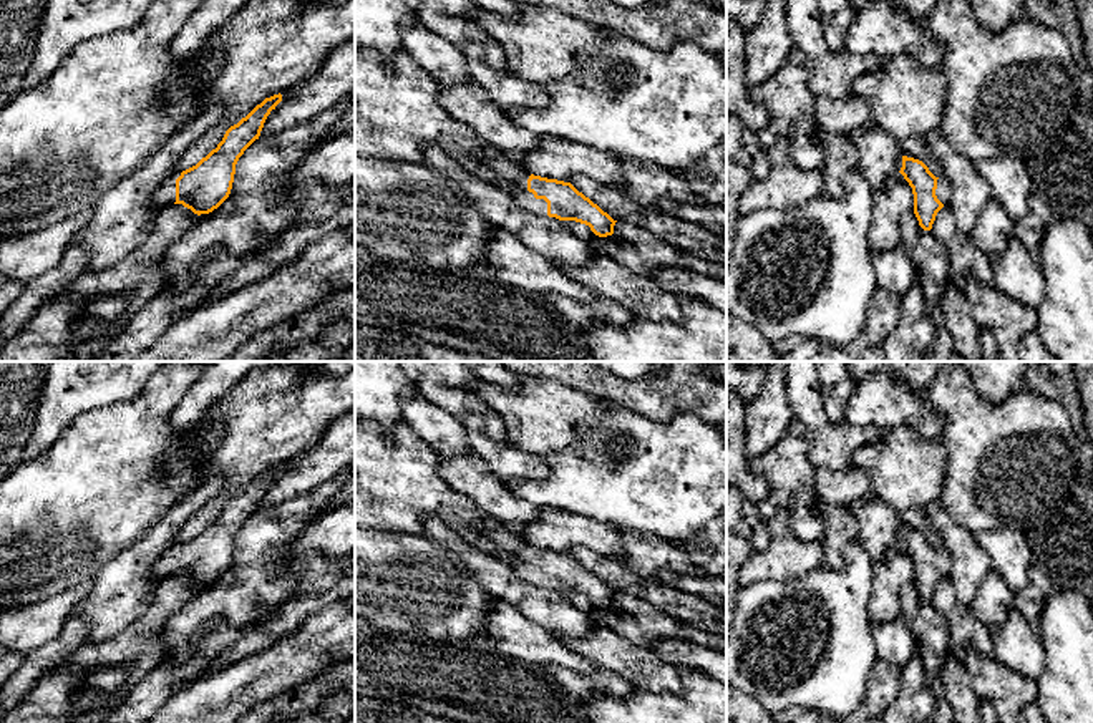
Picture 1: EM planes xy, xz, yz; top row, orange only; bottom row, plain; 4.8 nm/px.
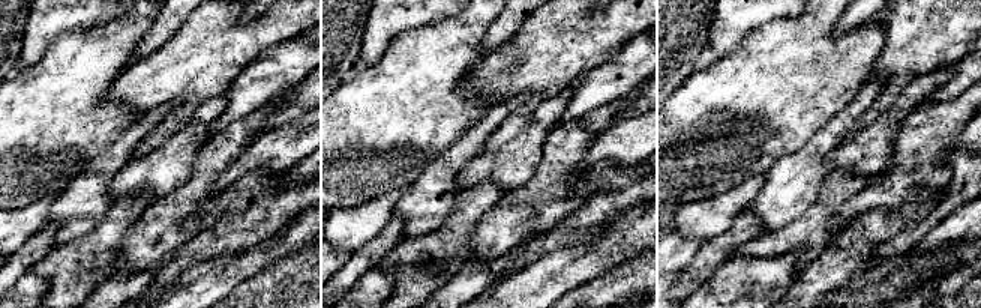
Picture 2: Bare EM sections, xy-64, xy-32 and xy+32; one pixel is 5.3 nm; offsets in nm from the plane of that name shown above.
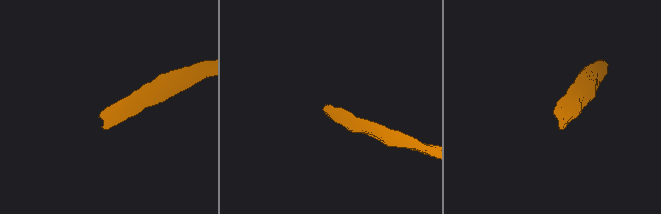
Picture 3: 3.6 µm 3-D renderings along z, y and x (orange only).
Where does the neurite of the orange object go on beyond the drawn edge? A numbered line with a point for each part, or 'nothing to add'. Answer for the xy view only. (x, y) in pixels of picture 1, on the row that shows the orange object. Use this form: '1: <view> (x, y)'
1: xy (165, 194)

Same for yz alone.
1: yz (944, 189)

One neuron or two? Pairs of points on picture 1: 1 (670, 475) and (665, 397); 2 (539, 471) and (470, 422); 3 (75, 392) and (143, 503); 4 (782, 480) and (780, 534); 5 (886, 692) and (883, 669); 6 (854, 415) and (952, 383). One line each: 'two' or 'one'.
1: two
2: one
3: two
4: two
5: one
6: two

